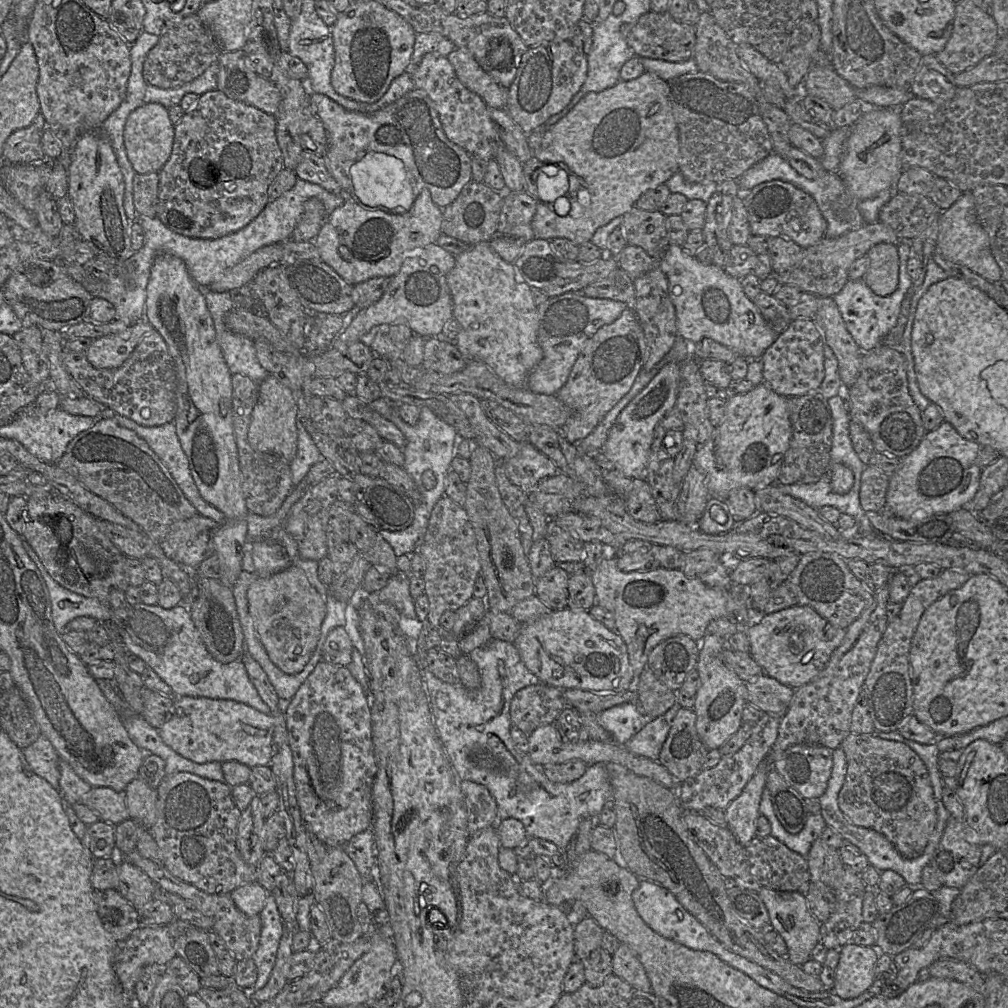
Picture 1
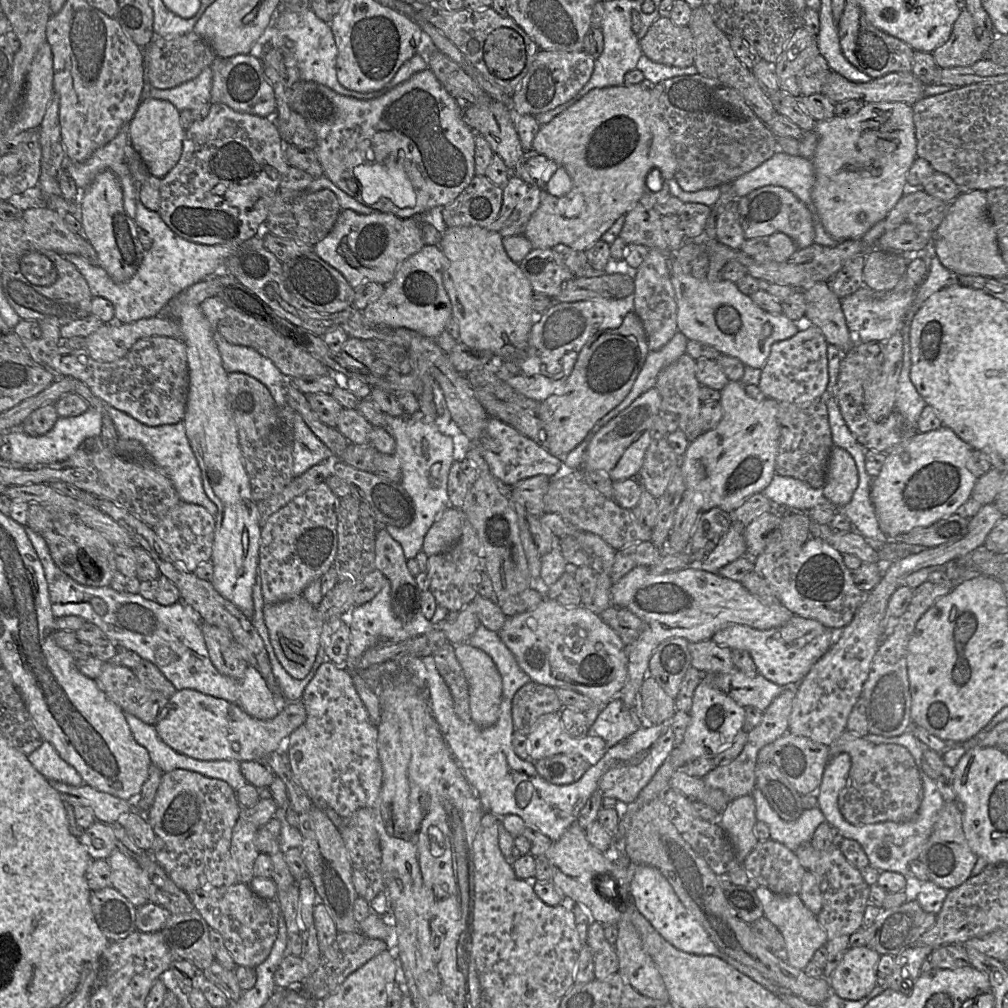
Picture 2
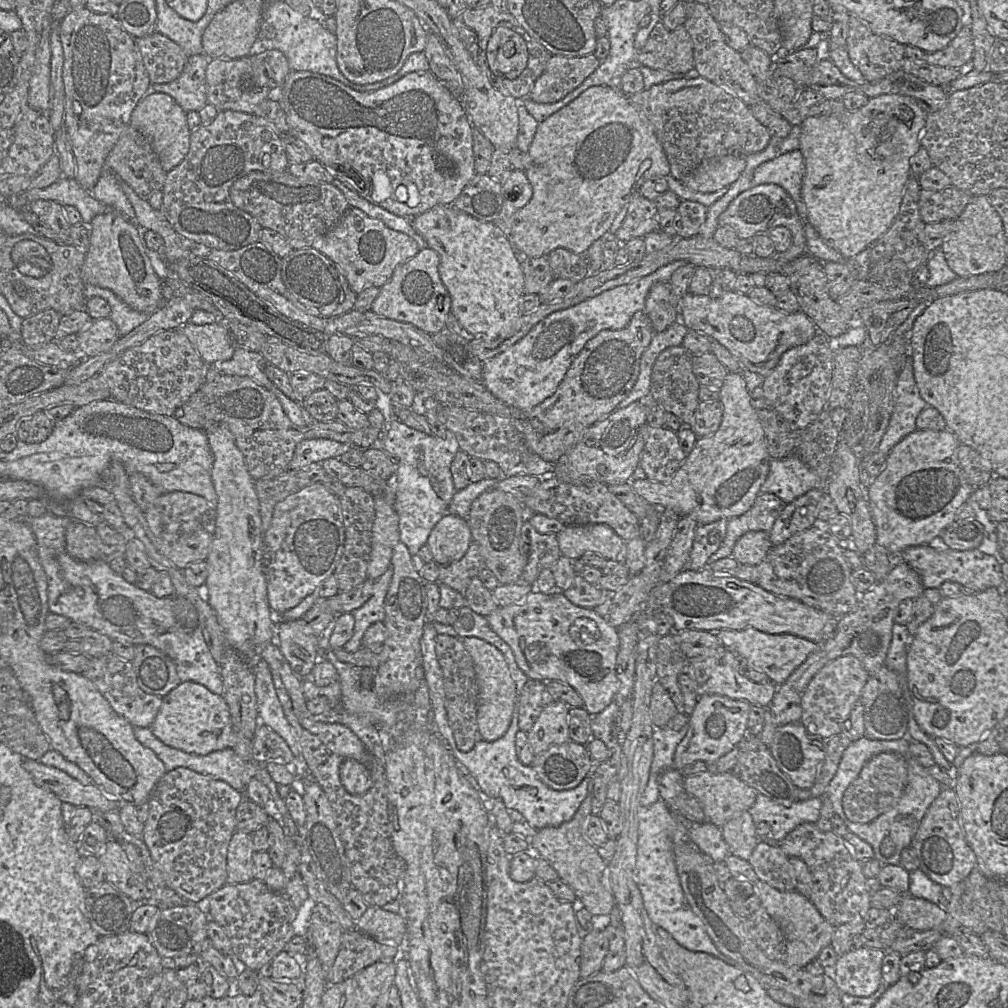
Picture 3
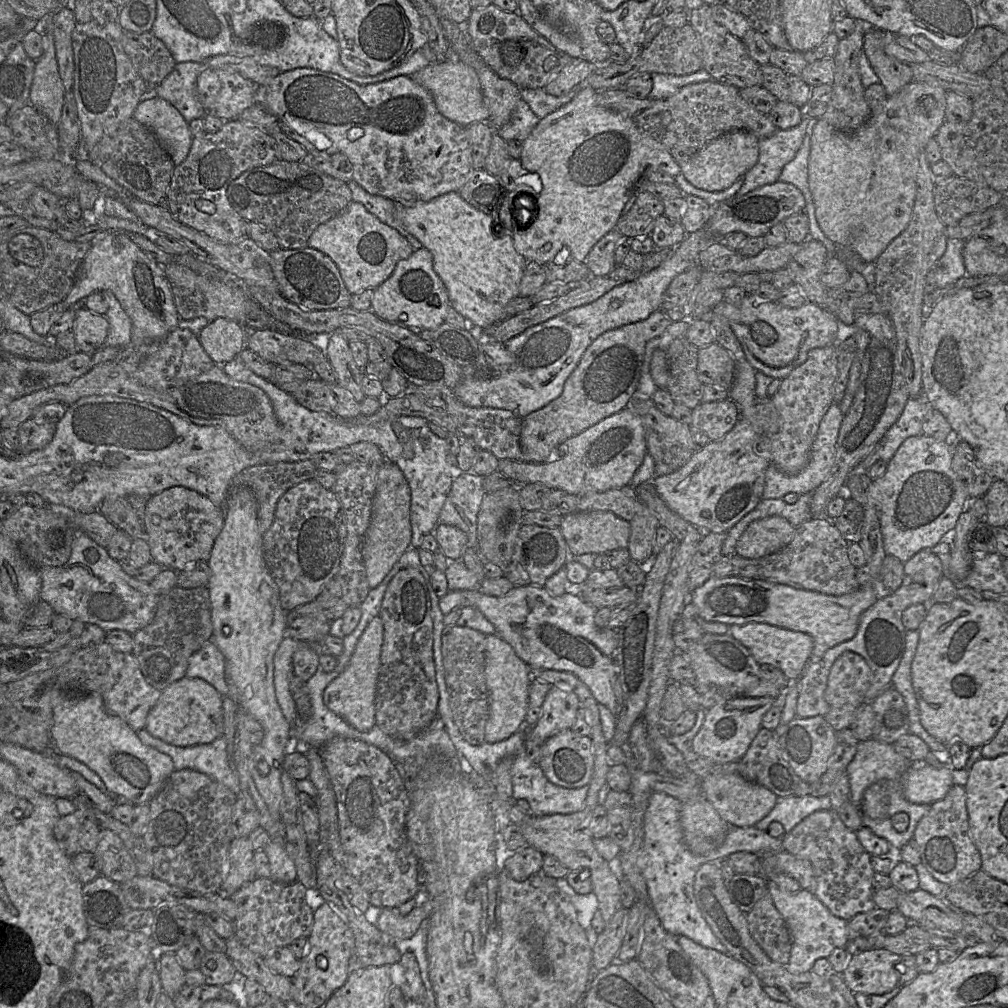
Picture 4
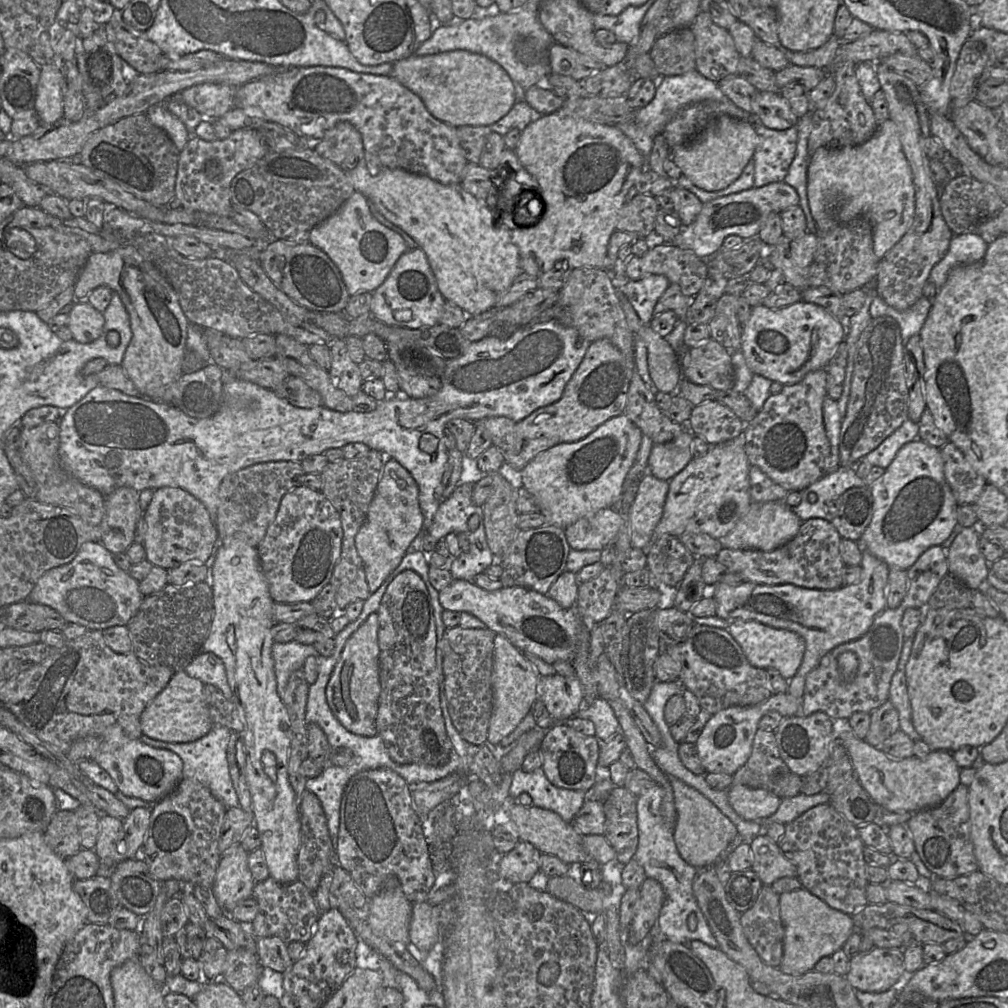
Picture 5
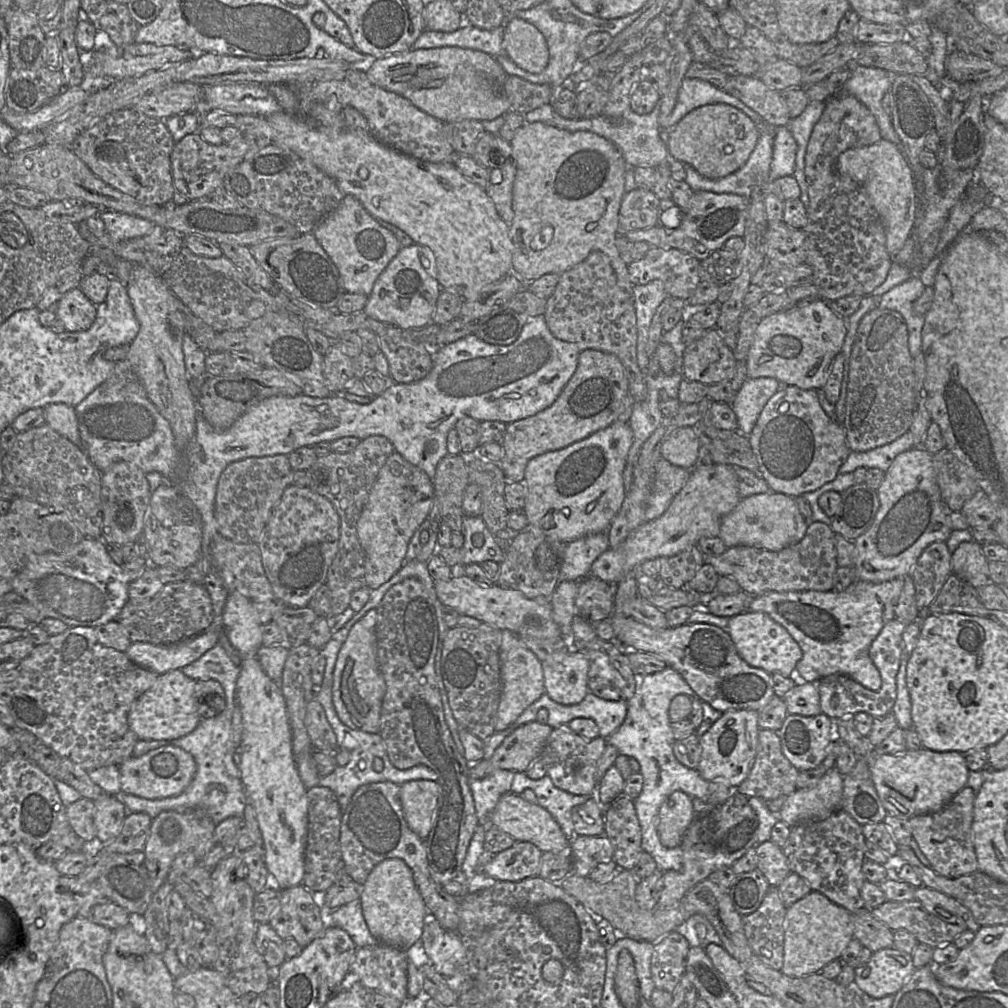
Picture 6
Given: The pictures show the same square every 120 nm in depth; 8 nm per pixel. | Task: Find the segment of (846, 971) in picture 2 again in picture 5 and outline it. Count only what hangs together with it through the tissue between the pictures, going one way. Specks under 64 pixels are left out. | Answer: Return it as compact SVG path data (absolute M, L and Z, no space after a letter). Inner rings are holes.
M877 948L868 953L858 953L850 958L850 968L845 976L854 990L881 993L894 985L900 985L905 979L903 949Z

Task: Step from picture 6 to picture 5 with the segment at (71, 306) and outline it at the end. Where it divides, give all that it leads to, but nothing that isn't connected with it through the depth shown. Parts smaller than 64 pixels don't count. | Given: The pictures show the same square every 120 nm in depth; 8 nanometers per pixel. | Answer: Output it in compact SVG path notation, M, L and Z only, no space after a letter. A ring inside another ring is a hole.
M86 300L75 301L68 316L67 326L75 341L91 343L102 334L104 315Z

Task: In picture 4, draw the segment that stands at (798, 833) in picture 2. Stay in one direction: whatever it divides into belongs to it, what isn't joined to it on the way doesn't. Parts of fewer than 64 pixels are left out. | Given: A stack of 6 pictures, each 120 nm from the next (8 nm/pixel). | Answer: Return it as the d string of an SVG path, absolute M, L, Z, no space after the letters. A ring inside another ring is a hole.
M811 795L777 797L773 809L753 827L766 831L771 822L777 821L788 833L813 812L830 809L831 802L828 795L822 797Z

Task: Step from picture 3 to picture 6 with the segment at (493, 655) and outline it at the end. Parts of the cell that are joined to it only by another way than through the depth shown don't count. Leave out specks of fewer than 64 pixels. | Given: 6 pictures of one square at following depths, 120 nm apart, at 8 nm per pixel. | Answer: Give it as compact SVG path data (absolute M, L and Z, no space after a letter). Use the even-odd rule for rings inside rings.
M501 630L499 660L502 689L495 723L497 732L508 728L529 705L545 693L542 662L509 630Z

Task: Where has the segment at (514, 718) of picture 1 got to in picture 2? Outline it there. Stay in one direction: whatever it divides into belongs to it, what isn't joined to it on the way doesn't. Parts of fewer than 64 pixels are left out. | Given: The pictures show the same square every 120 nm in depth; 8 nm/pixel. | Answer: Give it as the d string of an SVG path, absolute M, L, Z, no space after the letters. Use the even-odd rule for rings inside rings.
M530 681L521 687L512 701L512 717L515 731L527 736L537 720L544 714L563 709L555 688Z

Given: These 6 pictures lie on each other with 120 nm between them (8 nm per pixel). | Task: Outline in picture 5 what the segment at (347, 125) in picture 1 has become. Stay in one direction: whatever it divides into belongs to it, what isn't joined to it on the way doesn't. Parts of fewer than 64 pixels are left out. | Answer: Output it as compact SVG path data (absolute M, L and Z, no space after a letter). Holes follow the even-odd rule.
M323 66L277 68L276 73L273 75L259 78L240 86L237 89L235 95L235 107L242 109L249 116L257 117L267 122L277 123L283 127L290 129L298 136L307 139L322 140L324 138L325 133L331 130L338 122L350 122L354 125L354 127L359 131L359 133L362 136L362 142L364 147L364 159L366 161L369 173L372 176L376 176L380 171L380 167L385 166L390 169L399 168L410 173L425 175L444 185L461 184L463 180L463 170L466 164L468 163L464 155L464 150L460 145L460 141L457 135L457 128L433 117L426 109L420 97L418 97L412 91L404 87L392 76L377 76L372 74L356 73L344 68Z

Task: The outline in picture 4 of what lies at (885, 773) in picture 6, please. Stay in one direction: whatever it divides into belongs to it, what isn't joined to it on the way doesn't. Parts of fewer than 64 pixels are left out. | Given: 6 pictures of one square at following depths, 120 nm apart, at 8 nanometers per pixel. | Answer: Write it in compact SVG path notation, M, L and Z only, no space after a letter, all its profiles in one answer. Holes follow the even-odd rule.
M924 763L913 765L901 776L903 795L914 804L933 804L943 799L954 785L950 766L935 768Z

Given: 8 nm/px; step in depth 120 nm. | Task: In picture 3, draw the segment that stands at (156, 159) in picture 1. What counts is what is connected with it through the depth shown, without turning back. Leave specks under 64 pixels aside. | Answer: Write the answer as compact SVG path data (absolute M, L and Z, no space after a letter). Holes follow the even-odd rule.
M152 93L144 96L132 112L130 126L147 137L166 173L179 165L189 151L191 131L186 112L167 94Z

